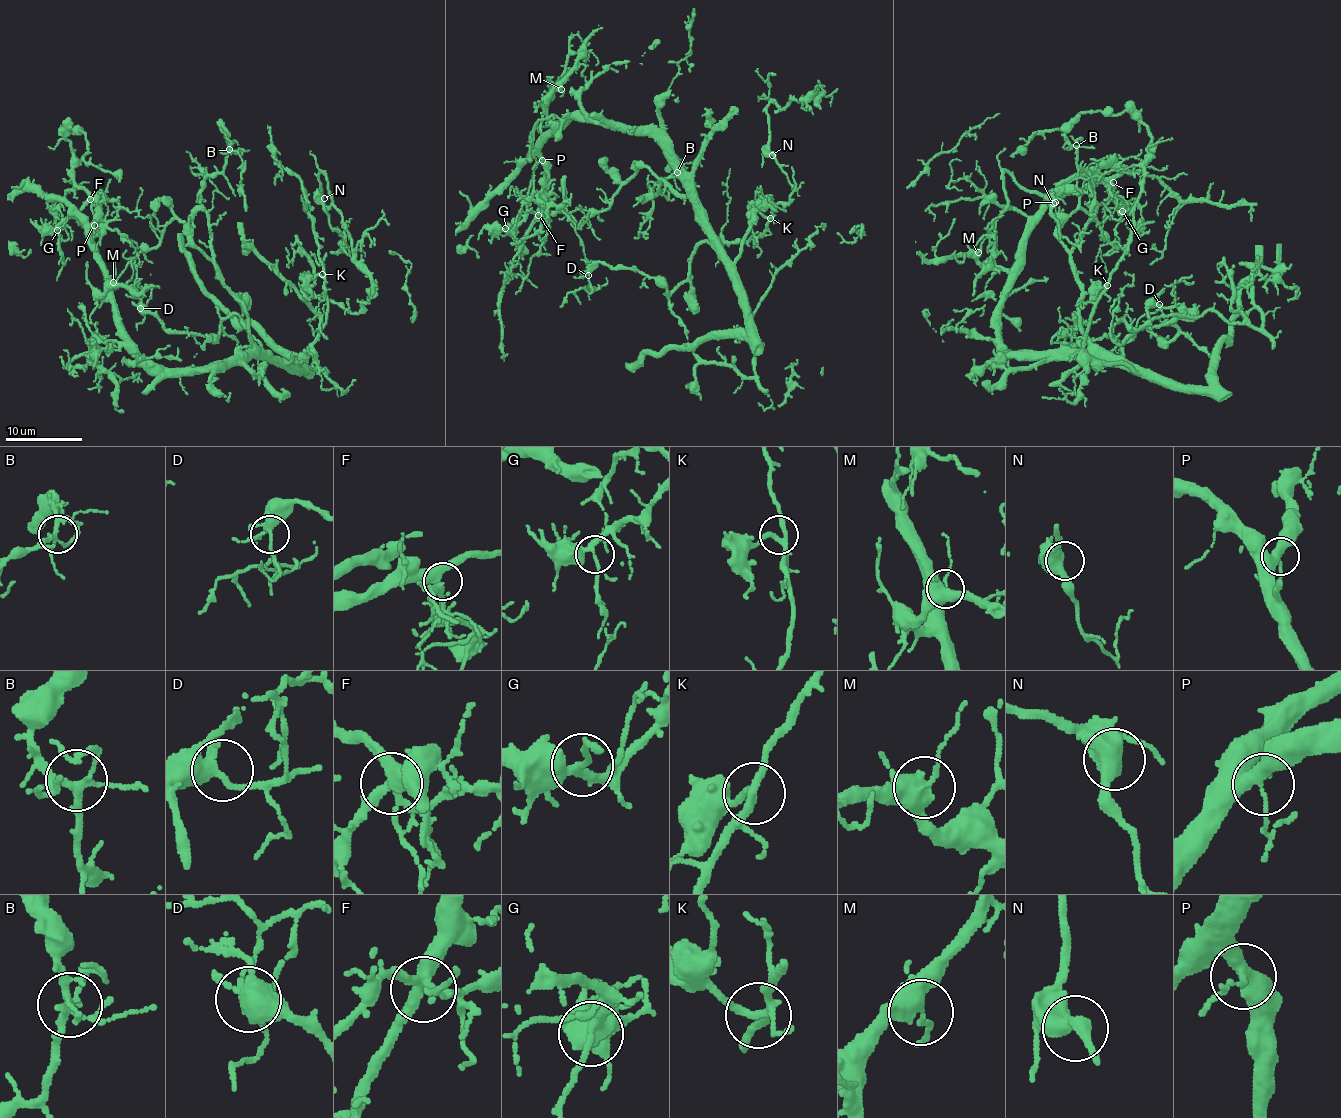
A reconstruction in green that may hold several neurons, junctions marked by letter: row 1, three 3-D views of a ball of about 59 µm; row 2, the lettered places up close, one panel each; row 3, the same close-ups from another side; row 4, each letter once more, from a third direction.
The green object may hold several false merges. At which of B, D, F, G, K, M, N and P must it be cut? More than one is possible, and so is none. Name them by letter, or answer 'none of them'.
none of them

